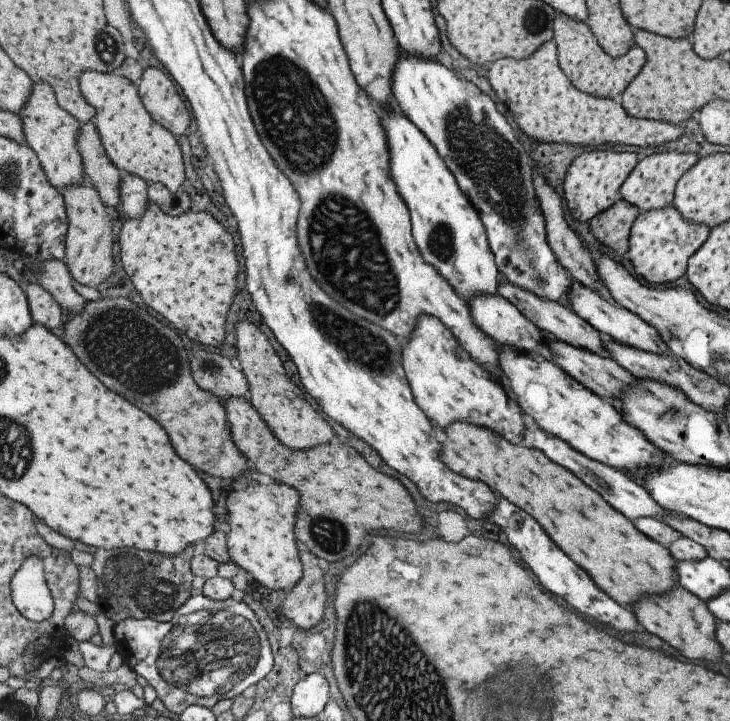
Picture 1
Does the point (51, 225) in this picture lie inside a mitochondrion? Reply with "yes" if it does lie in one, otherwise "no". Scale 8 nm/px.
no

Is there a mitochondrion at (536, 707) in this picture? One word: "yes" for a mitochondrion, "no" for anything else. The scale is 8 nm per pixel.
yes

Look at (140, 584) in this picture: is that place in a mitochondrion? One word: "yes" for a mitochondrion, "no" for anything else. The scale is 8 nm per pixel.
yes

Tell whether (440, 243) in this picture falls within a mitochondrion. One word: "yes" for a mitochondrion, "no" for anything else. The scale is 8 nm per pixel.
yes

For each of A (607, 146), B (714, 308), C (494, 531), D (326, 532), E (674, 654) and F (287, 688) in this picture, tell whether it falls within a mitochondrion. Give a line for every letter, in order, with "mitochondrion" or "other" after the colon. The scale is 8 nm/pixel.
A: other
B: other
C: other
D: mitochondrion
E: other
F: other

